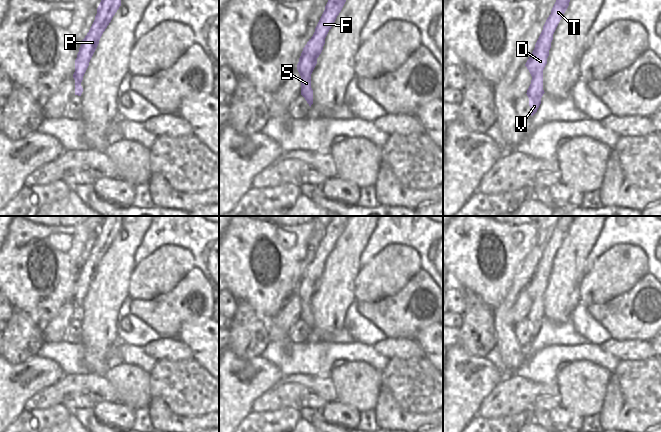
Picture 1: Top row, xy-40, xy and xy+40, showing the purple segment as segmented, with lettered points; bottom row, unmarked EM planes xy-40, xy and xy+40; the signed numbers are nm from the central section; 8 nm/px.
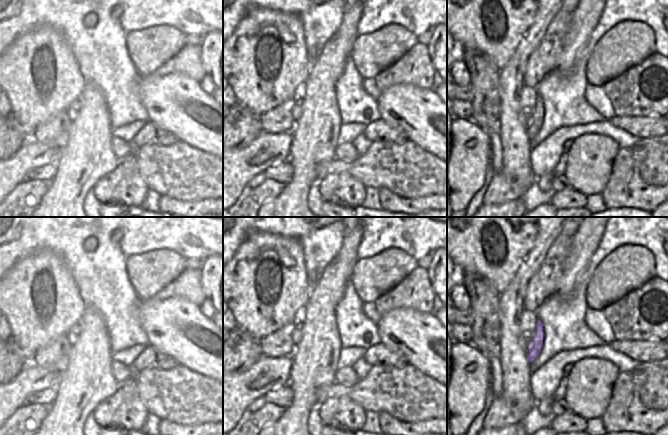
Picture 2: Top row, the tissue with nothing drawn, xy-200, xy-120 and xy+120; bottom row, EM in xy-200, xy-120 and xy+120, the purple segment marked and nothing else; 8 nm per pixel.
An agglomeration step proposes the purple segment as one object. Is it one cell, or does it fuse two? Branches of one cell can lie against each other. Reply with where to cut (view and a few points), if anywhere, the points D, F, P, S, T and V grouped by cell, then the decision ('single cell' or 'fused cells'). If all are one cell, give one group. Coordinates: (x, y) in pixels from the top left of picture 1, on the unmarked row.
no cut; D F P S T V; single cell

